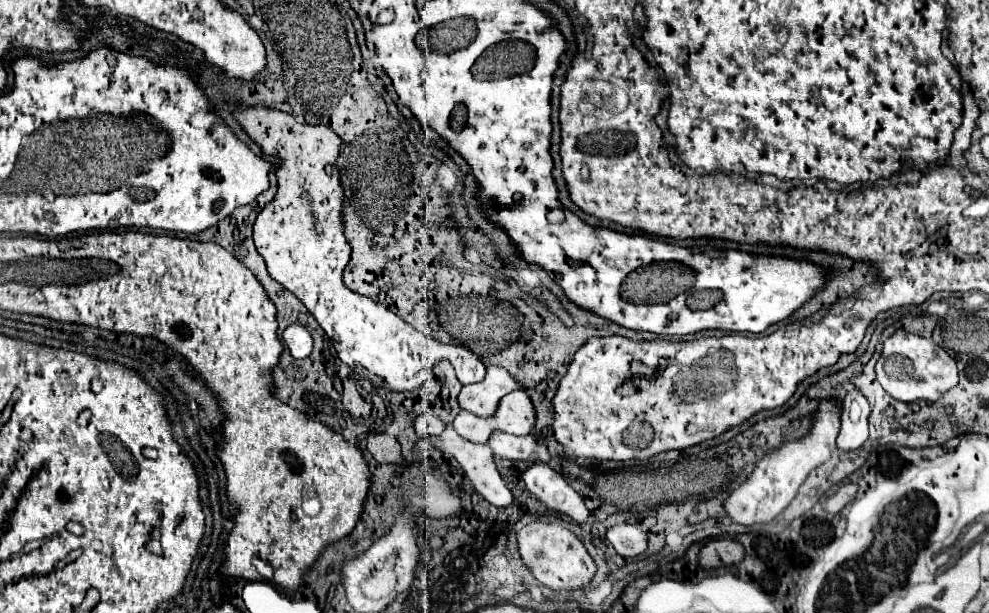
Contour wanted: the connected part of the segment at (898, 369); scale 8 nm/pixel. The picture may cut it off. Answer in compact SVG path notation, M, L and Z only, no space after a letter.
M903 329L895 331L889 339L885 339L881 357L875 365L875 373L877 373L877 381L881 383L881 387L893 399L899 399L899 401L905 401L905 403L917 401L917 399L937 401L949 389L953 389L959 381L955 359L949 357L945 349L941 349L931 339L907 333Z

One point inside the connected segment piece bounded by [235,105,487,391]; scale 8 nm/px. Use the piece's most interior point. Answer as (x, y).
(300, 234)

